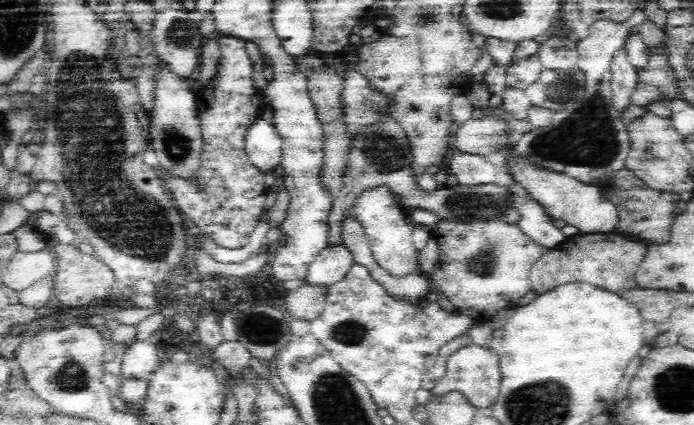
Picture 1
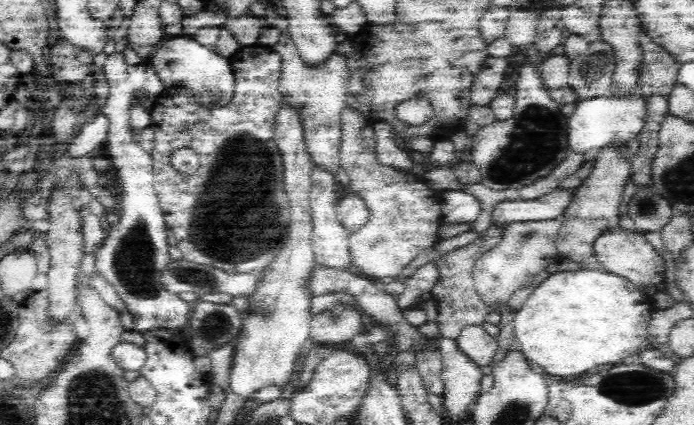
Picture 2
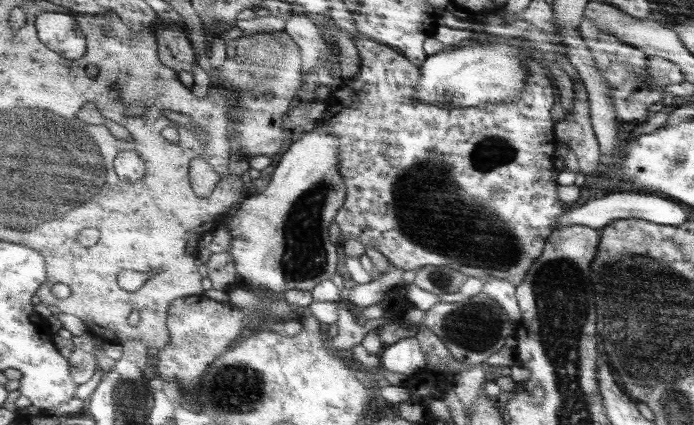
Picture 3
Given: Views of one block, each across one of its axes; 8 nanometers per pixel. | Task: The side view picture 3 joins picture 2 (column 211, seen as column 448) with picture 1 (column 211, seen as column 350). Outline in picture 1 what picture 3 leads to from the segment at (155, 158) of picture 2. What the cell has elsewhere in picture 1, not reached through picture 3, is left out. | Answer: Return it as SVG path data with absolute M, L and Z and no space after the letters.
M218 34L218 42L222 46L222 60L220 60L218 74L212 80L208 80L202 94L198 94L198 112L200 112L202 134L204 134L204 142L206 142L204 154L202 154L200 178L202 178L206 190L202 192L194 186L186 186L186 182L170 178L168 174L164 174L162 180L166 182L166 190L174 196L176 208L186 216L188 224L192 224L196 232L200 232L202 236L210 236L212 242L216 242L222 248L236 250L236 248L248 246L250 234L256 230L256 224L260 224L260 216L266 206L266 196L270 192L270 188L266 186L266 178L254 168L254 164L250 162L248 152L246 152L246 138L250 134L250 128L262 118L268 104L266 104L260 88L256 88L256 82L254 82L254 60L250 56L250 50L252 50L250 44L246 40L226 36L226 34Z

